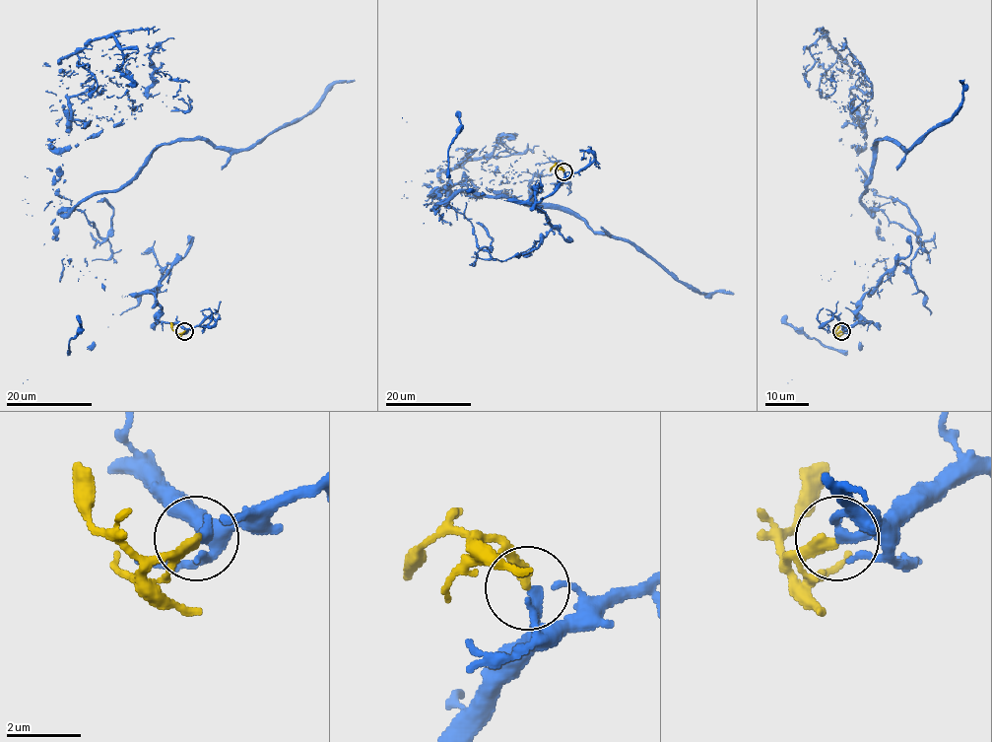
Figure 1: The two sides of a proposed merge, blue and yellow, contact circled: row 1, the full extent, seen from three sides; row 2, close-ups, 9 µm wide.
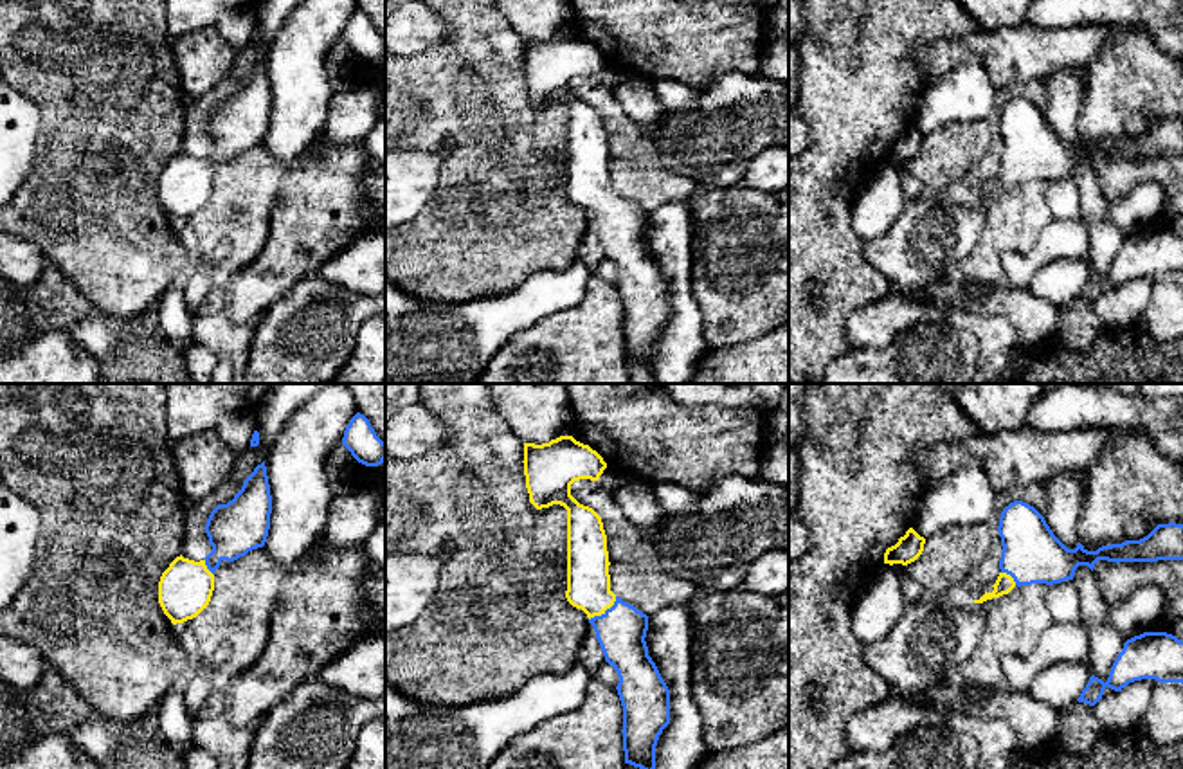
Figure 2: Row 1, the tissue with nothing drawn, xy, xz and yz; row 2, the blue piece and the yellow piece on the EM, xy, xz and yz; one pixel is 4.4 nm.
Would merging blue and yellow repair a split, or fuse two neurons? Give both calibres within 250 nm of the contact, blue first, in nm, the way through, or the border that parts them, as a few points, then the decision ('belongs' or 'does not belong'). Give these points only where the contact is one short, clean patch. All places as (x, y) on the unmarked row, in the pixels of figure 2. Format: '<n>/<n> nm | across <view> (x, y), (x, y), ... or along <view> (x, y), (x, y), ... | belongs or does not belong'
220/190 nm | across xz (622, 227), (605, 208), (589, 186), (587, 155) | belongs

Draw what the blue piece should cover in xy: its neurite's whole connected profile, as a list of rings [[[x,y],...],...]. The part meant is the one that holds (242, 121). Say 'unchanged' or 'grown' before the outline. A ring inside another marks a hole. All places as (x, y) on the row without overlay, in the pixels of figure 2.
grown | [[[265,58],[243,77],[241,86],[227,101],[218,101],[205,121],[212,148],[200,158],[176,153],[158,178],[158,200],[173,222],[196,214],[211,198],[214,167],[223,157],[234,158],[248,148],[263,144],[270,126],[272,92]]]

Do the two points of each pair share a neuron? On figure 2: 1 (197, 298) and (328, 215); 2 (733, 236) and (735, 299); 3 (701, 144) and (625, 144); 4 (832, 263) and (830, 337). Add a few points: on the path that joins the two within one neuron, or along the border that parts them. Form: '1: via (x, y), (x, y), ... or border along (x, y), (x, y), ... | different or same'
1: border along (213, 285), (204, 303), (193, 314) | different
2: via (735, 253), (735, 283) | same
3: border along (641, 126), (645, 146) | different
4: via (830, 281), (830, 319) | same

